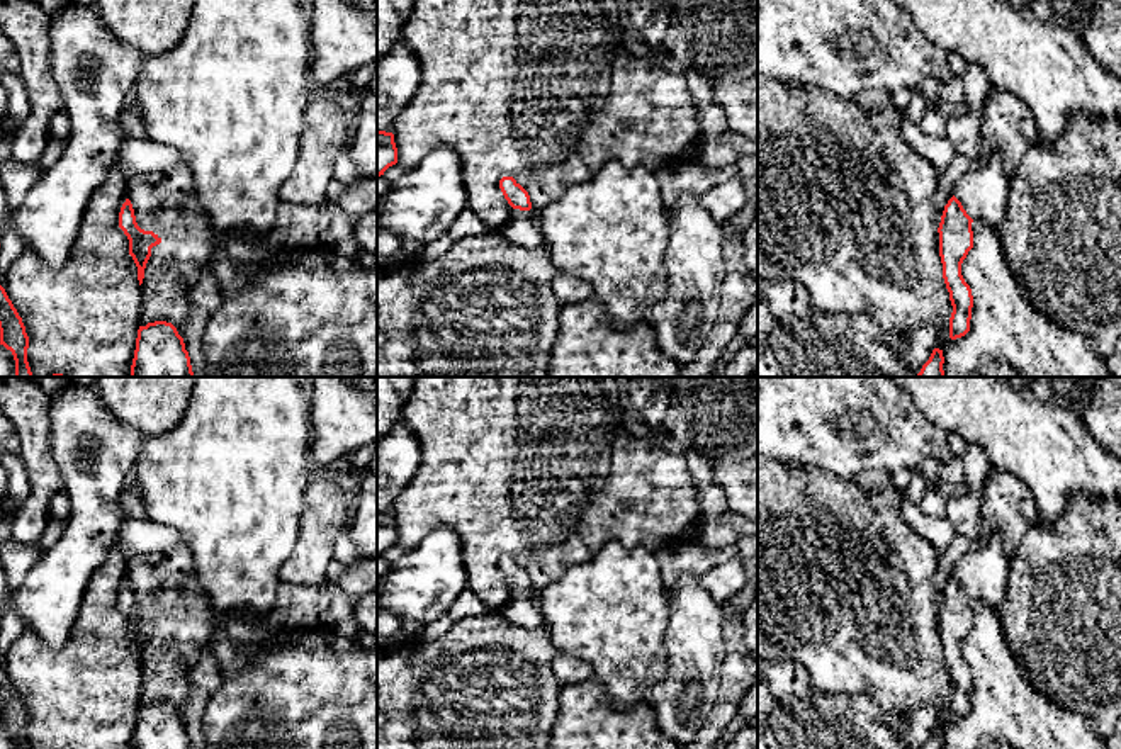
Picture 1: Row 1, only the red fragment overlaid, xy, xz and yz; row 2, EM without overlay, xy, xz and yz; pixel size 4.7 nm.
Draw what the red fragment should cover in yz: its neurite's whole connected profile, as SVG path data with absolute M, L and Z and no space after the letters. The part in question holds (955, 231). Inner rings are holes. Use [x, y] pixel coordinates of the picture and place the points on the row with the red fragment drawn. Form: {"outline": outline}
{"outline": "M997 153L955 180L953 197L944 206L939 233L939 256L943 279L949 292L953 313L949 338L956 340L970 331L973 296L961 275L961 263L973 248L972 222L985 222L992 229L1000 224L1009 195L1009 178Z"}

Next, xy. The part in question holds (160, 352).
{"outline": "M172 323L139 326L129 377L194 377L183 338Z"}

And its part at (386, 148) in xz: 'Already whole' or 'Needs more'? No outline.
Already whole

